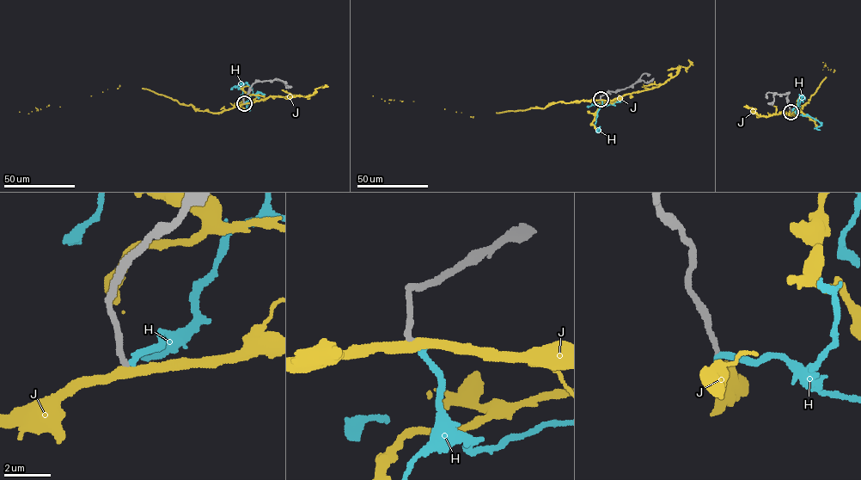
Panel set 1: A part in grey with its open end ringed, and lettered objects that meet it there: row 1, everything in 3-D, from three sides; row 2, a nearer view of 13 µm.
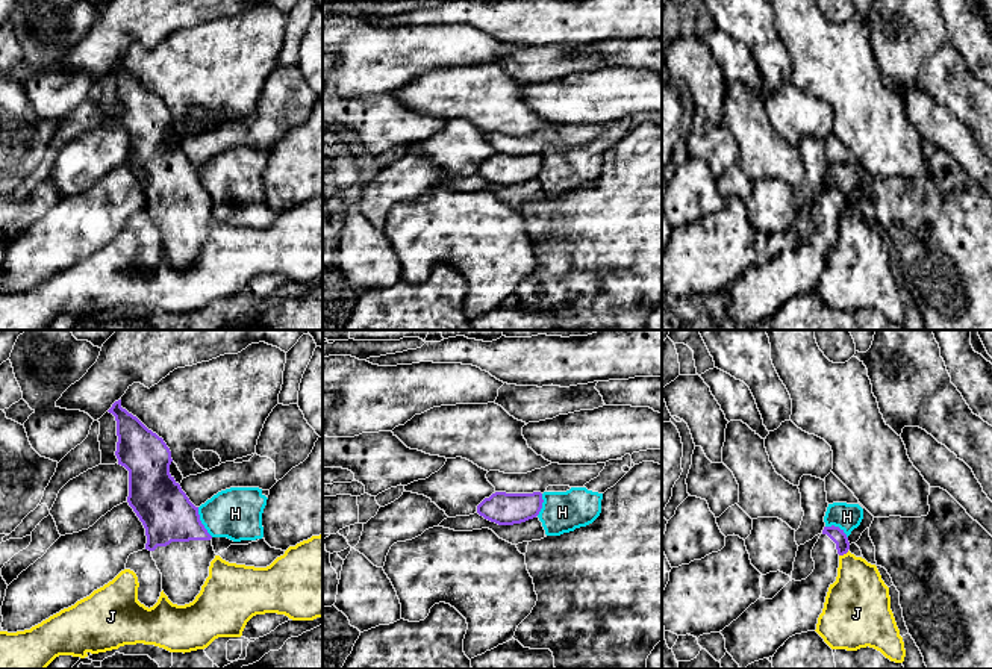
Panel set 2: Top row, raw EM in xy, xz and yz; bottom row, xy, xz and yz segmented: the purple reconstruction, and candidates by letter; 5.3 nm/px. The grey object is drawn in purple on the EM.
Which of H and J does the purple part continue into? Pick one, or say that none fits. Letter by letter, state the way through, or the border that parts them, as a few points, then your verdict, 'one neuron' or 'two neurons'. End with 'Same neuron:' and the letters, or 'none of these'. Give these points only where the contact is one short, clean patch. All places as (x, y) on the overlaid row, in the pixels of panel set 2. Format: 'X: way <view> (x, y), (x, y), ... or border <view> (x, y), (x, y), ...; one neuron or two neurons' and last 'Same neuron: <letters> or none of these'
H: border xy (197, 507), (200, 522), (212, 536); two neurons
J: border yz (848, 551), (839, 556); two neurons
Same neuron: none of these

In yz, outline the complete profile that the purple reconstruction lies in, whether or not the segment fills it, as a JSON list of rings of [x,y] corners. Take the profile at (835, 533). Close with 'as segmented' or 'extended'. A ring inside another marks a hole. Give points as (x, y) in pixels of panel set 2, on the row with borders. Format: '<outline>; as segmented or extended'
[[[824,527],[812,549],[813,572],[806,580],[789,581],[772,599],[760,596],[721,631],[741,669],[772,657],[789,637],[816,630],[828,587],[838,577],[839,557],[848,549],[844,530]]]; extended

